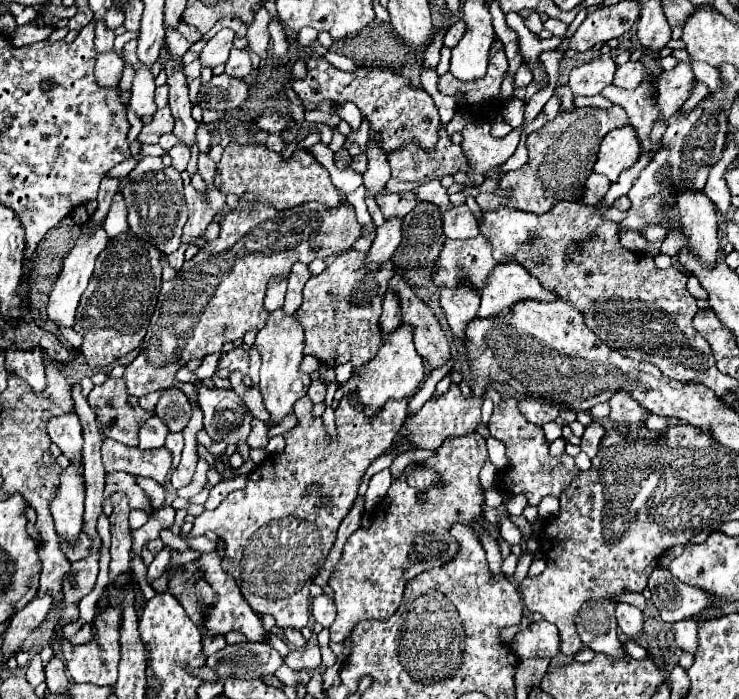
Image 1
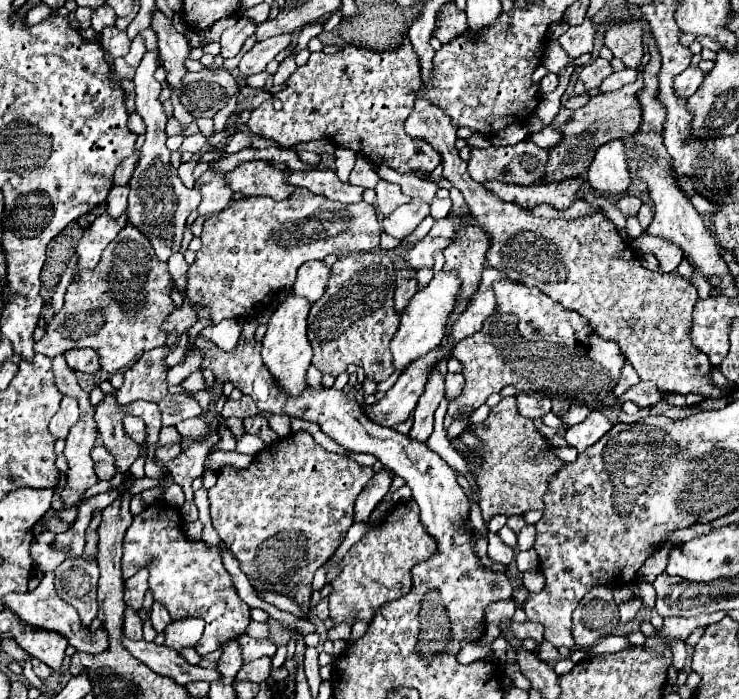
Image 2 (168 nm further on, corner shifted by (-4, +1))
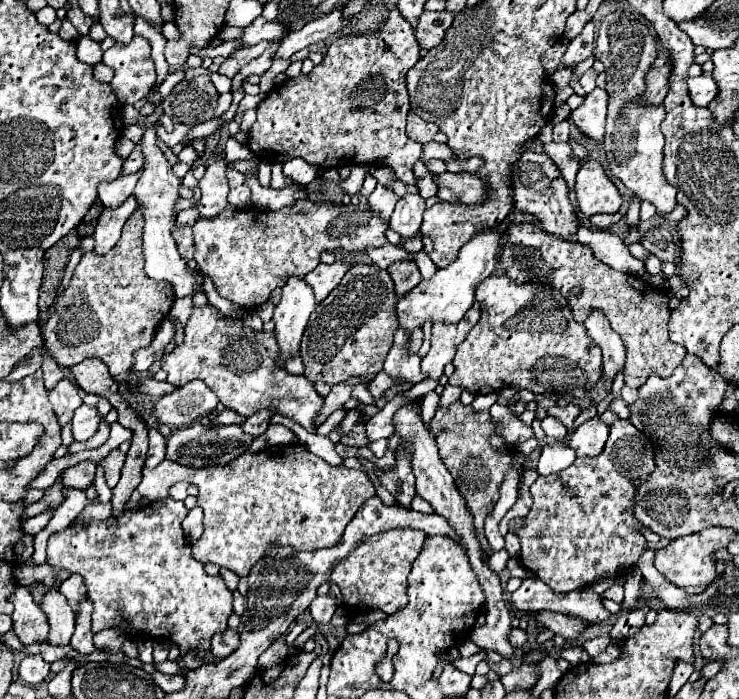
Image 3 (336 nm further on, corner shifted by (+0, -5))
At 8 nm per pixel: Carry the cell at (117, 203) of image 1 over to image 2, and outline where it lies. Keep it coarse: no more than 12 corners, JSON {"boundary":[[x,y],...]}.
{"boundary":[[114,186],[106,212],[116,220],[126,212],[128,186]]}

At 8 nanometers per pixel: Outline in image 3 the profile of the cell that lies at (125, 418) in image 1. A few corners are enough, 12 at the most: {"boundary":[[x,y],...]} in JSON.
{"boundary":[[110,452],[104,460],[104,474],[110,488],[120,480],[124,454]]}

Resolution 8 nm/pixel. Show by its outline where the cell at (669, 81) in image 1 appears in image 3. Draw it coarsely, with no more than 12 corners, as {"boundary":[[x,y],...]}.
{"boundary":[[710,74],[688,78],[692,102],[706,108],[718,84]]}

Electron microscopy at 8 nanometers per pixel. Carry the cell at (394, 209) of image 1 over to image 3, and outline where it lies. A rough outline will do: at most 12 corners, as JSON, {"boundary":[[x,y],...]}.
{"boundary":[[378,184],[370,194],[372,210],[390,218],[398,196]]}

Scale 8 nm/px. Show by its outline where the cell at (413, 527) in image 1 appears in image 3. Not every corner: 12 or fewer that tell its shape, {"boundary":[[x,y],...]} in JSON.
{"boundary":[[426,534],[366,538],[330,574],[352,608],[406,606]]}

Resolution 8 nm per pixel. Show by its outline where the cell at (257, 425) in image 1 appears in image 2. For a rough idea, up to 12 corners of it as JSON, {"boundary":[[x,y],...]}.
{"boundary":[[264,416],[244,418],[248,434],[258,436],[264,444],[278,441]]}

